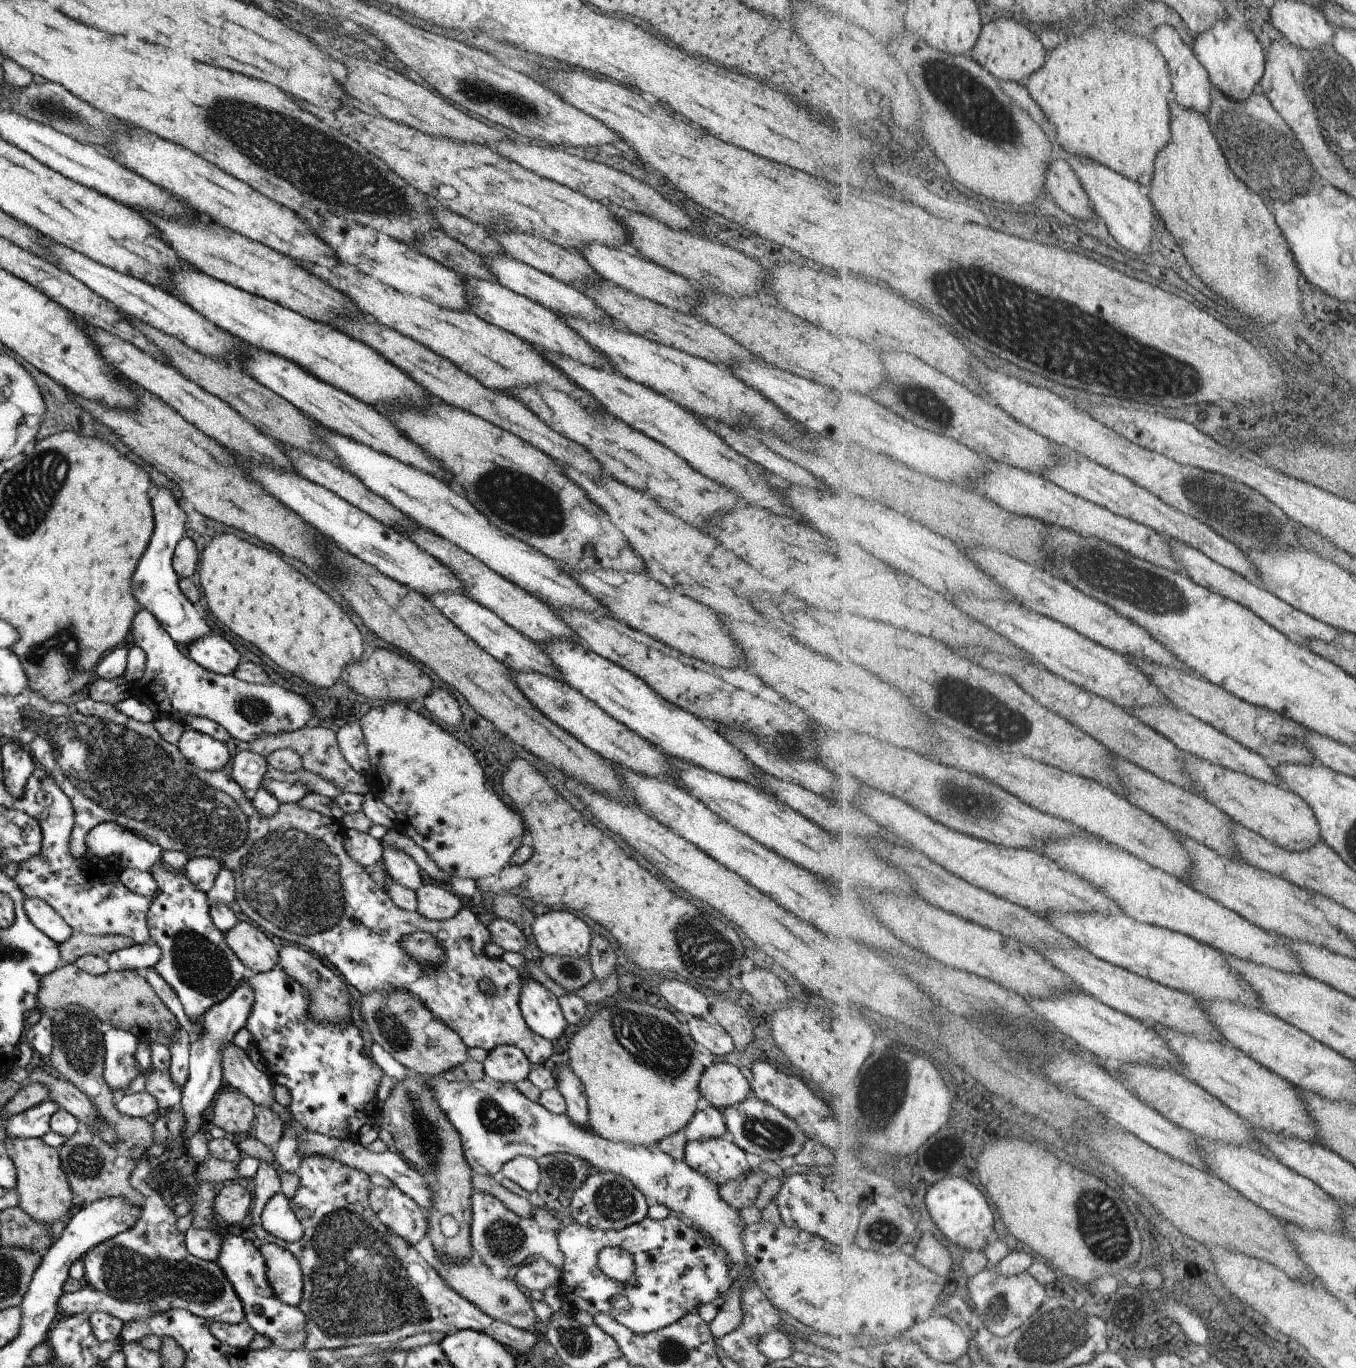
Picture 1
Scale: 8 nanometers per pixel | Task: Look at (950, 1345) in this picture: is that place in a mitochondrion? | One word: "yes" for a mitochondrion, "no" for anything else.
no

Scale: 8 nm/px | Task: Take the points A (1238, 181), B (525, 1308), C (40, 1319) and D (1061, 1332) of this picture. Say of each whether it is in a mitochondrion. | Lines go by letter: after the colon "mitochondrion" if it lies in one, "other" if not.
A: mitochondrion
B: other
C: other
D: mitochondrion

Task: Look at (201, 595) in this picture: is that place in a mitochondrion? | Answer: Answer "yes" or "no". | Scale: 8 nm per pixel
no

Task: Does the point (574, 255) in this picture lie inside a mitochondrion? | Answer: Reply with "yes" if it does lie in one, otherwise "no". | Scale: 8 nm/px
no

